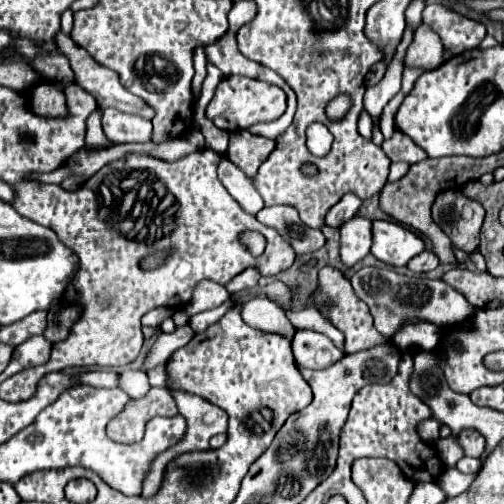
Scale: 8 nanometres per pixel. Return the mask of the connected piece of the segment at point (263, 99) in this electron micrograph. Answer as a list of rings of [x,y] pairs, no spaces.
[[[229,76],[223,78],[217,84],[215,96],[206,108],[206,116],[221,130],[227,132],[237,132],[237,130],[249,130],[251,126],[259,122],[273,122],[285,112],[285,92],[279,86],[253,80],[253,78],[243,78],[243,76]]]

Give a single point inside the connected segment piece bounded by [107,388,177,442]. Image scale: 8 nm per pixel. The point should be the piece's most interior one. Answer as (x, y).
(129, 426)

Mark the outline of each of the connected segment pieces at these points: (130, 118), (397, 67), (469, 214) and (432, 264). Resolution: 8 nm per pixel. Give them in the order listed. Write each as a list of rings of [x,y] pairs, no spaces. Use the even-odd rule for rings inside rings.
[[[107,108],[103,110],[103,130],[109,140],[115,144],[121,142],[149,142],[151,140],[151,122],[133,116],[133,114],[123,114],[119,110]]]
[[[407,28],[403,34],[403,40],[397,48],[397,58],[393,60],[391,68],[385,72],[385,76],[375,84],[375,86],[367,86],[365,92],[365,110],[371,114],[373,120],[379,120],[383,106],[399,92],[401,88],[401,72],[403,72],[403,56],[405,56],[405,48],[411,44],[413,32]]]
[[[445,190],[435,198],[431,212],[435,224],[451,238],[455,248],[467,254],[477,250],[479,230],[485,218],[479,202],[465,198],[459,190]]]
[[[421,252],[419,256],[415,256],[413,260],[409,260],[407,268],[411,272],[429,272],[429,270],[435,270],[439,264],[439,258],[433,254],[433,252]]]

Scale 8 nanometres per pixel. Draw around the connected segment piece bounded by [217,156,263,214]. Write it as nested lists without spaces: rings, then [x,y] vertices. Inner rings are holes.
[[[221,156],[219,168],[217,168],[219,180],[221,184],[227,188],[227,192],[239,202],[239,206],[249,212],[249,214],[257,214],[263,208],[263,198],[259,196],[259,192],[253,188],[251,178],[245,176],[235,164],[231,164],[225,156]]]

